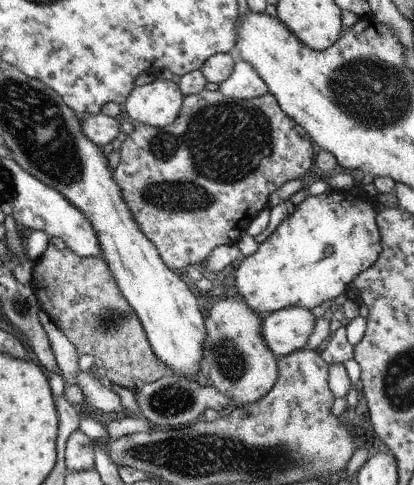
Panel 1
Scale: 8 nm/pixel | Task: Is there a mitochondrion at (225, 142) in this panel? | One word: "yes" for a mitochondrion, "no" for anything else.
yes

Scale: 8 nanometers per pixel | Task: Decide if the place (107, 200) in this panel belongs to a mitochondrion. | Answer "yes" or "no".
no

